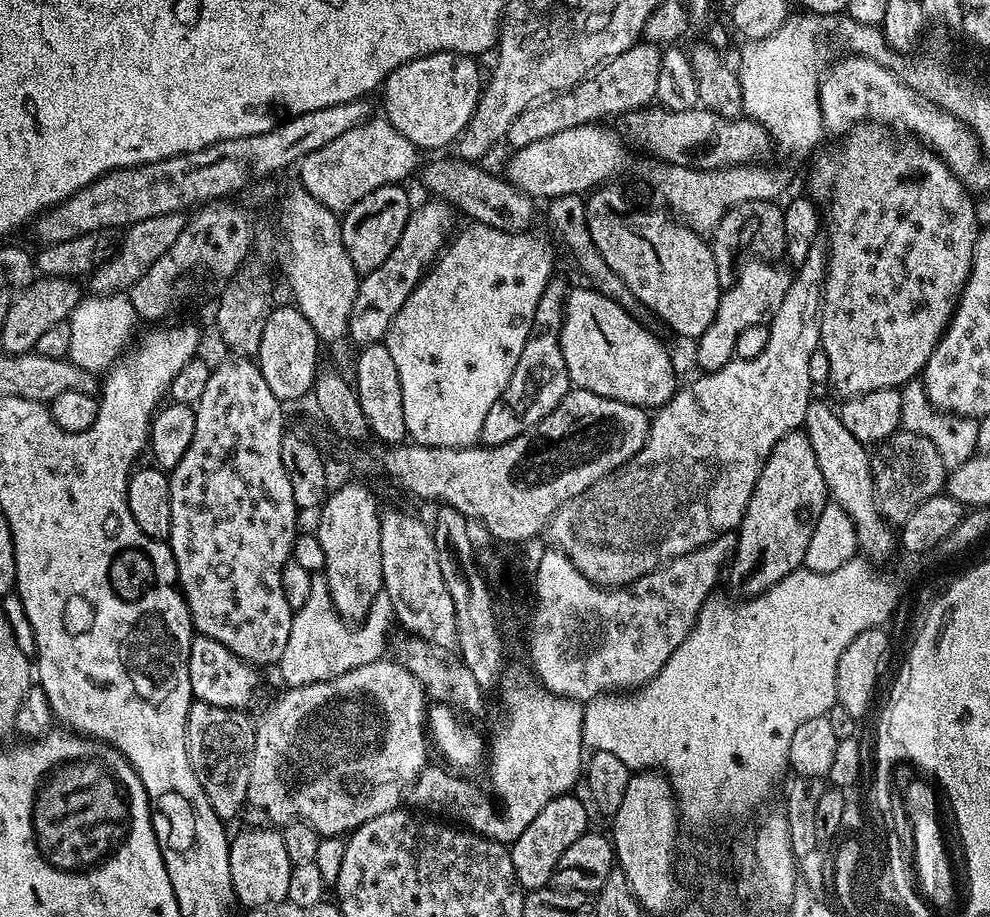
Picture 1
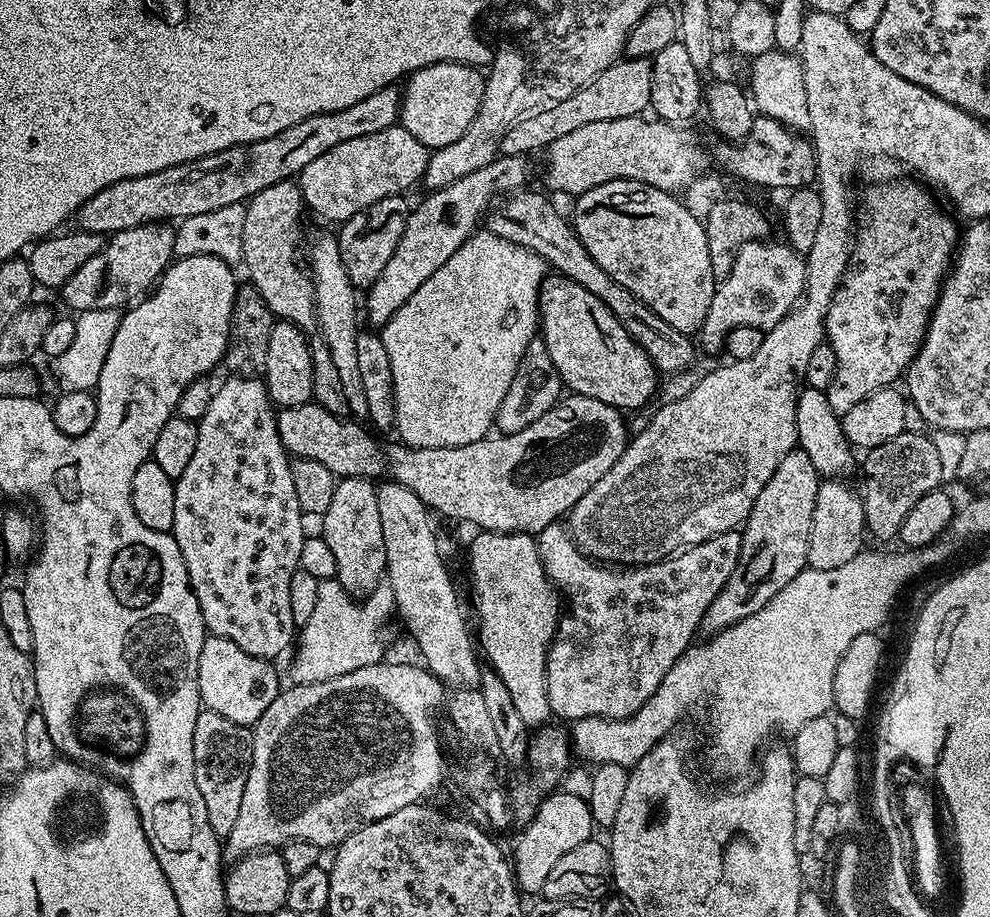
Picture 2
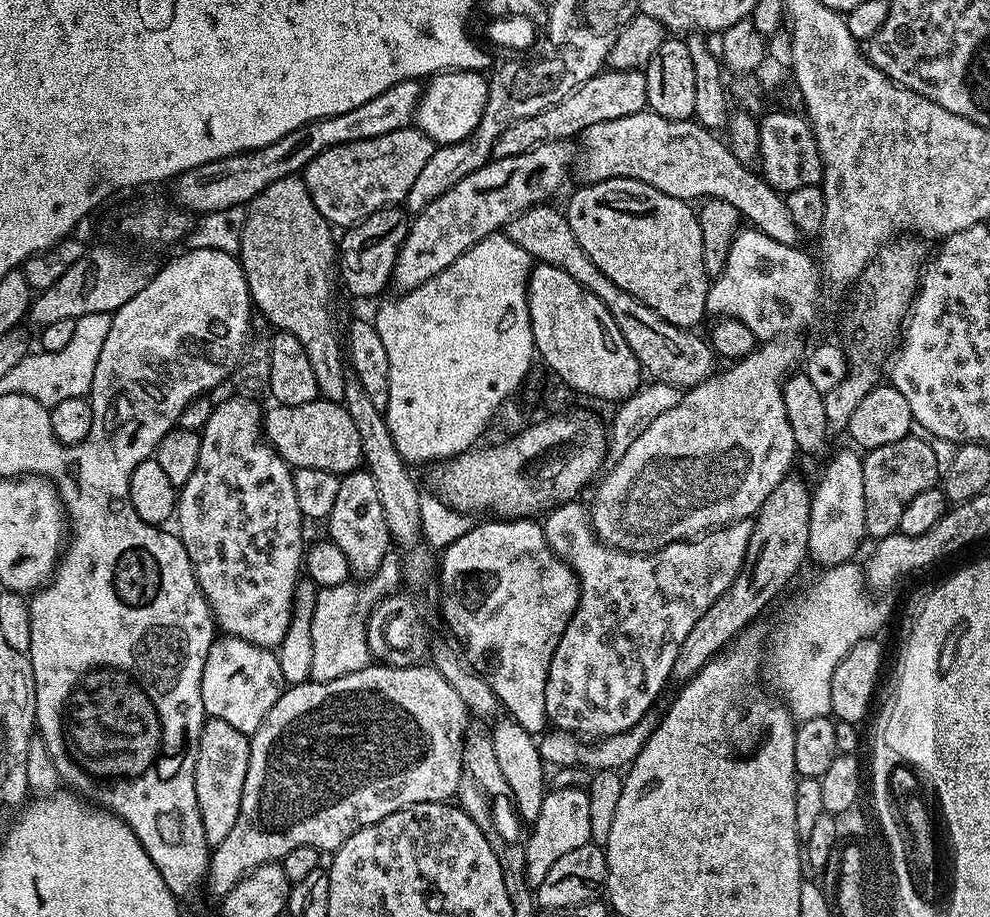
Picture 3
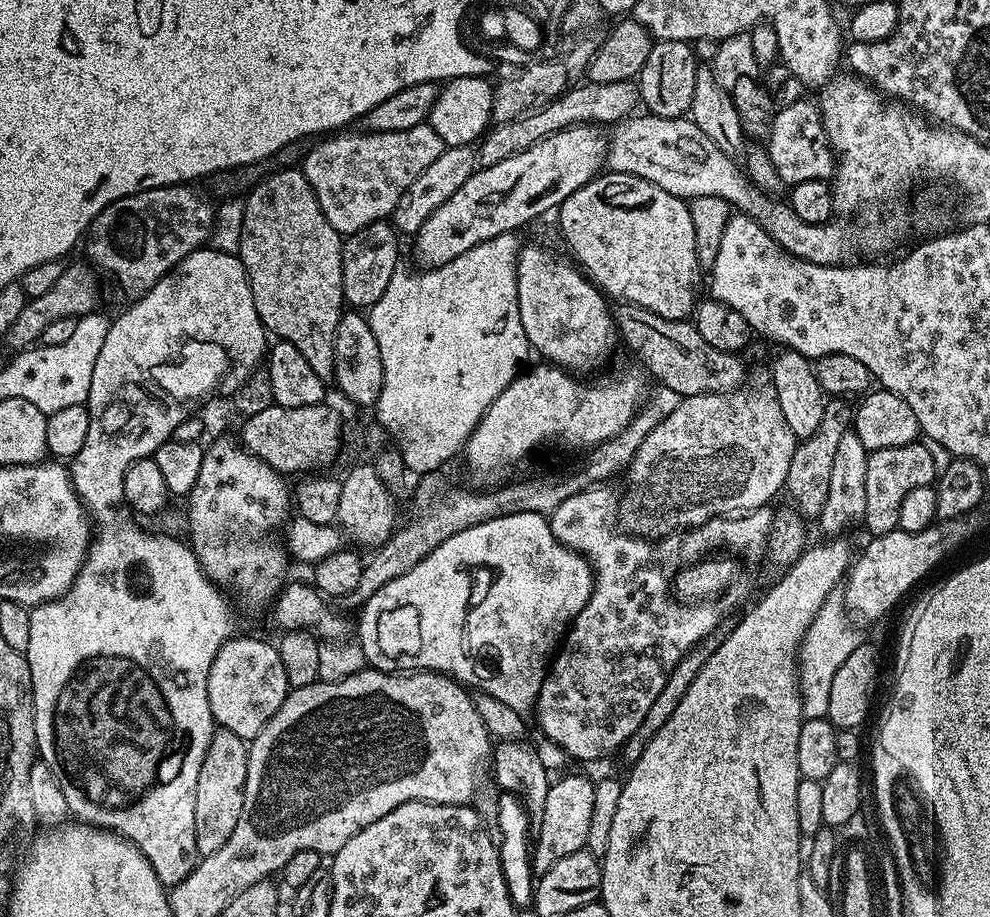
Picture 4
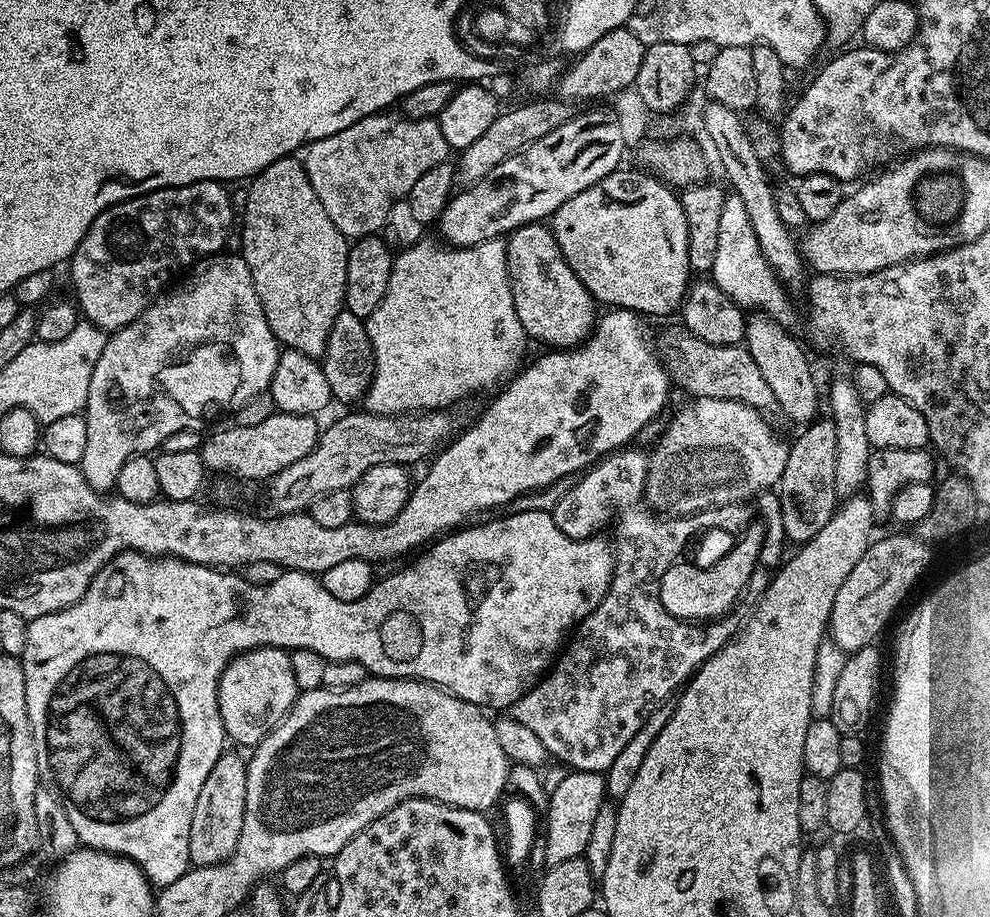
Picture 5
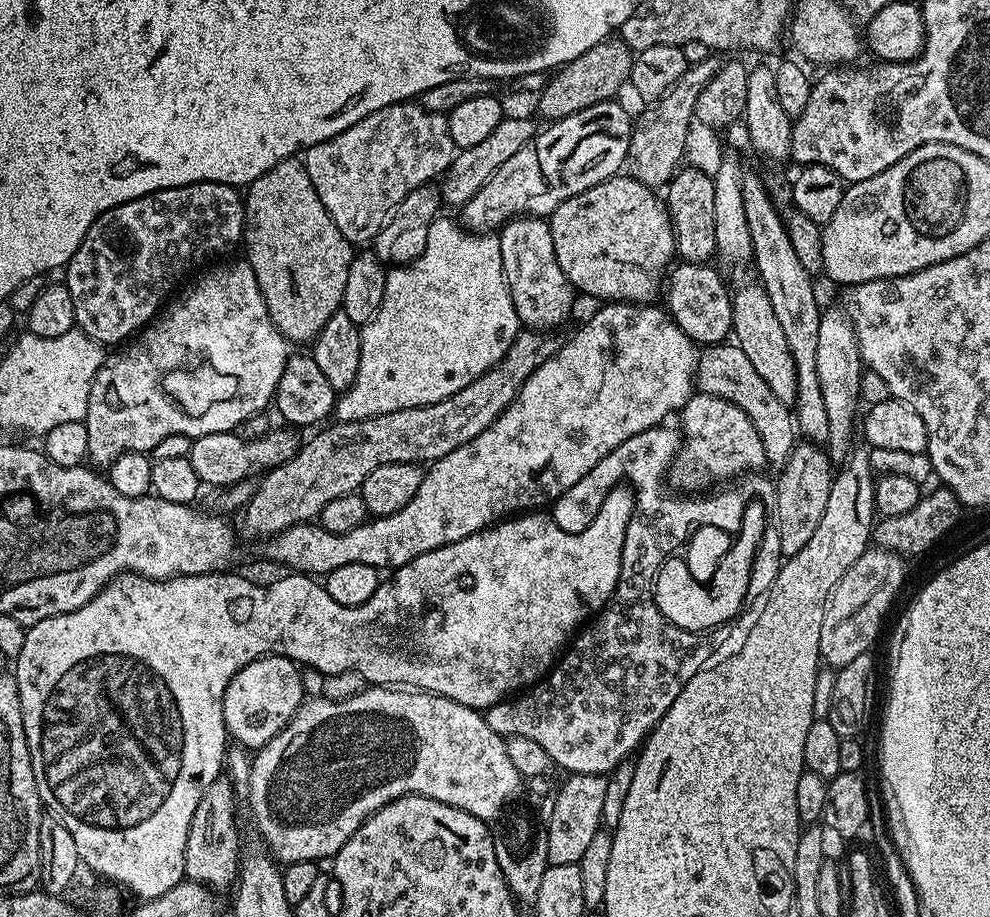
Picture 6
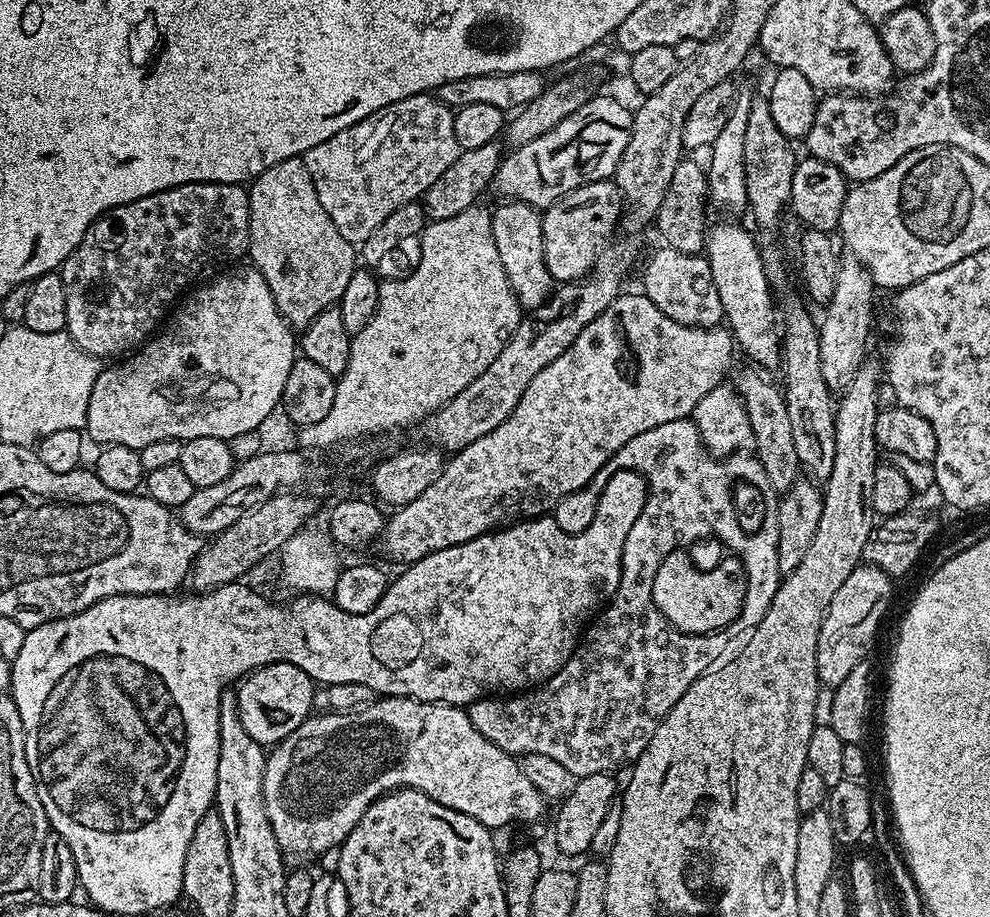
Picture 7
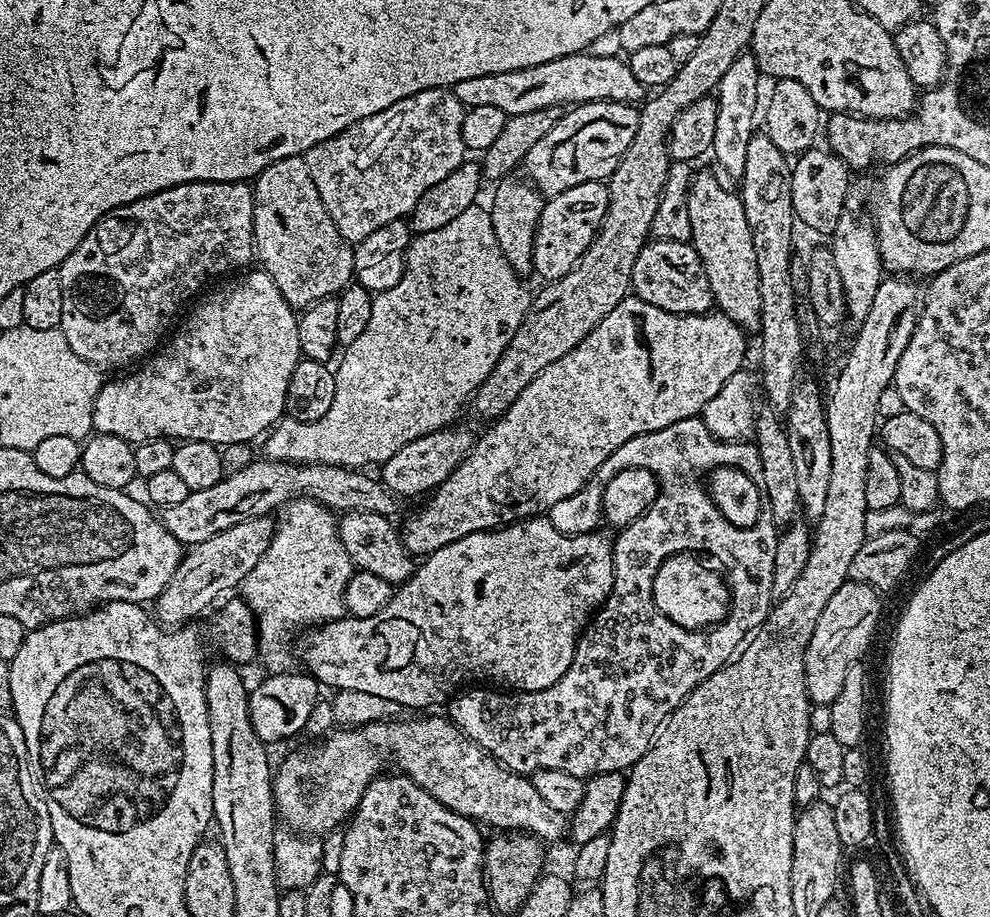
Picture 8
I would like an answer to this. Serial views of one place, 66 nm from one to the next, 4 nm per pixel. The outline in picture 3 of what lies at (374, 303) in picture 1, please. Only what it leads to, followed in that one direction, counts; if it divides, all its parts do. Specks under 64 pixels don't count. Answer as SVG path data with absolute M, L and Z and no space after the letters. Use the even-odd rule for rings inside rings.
M551 140L549 144L540 144L514 158L493 158L474 170L474 174L466 174L466 178L442 194L442 198L436 198L430 206L415 213L398 250L391 283L397 284L401 293L422 286L422 282L446 270L450 262L466 254L466 250L482 242L482 238L507 229L508 223L527 208L551 201L551 196L563 186L568 172L570 176L573 164L573 141Z

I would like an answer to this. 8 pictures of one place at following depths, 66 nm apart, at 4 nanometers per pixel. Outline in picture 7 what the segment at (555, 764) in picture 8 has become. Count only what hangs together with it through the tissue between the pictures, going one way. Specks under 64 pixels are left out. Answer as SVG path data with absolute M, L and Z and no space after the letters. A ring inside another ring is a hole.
M692 438L692 452L676 452L676 466L684 466L684 476L682 476L682 468L666 468L664 472L660 470L660 484L654 484L654 494L648 494L646 498L646 506L642 506L642 514L638 514L638 522L634 522L634 526L630 526L630 534L626 534L626 542L624 543L624 553L622 554L622 562L620 563L620 581L616 587L616 592L608 601L606 607L585 627L574 651L572 657L564 663L564 667L560 668L552 675L551 678L544 681L543 684L531 689L525 690L519 694L508 694L503 698L485 698L483 700L475 700L473 704L467 705L466 711L470 722L474 722L474 726L482 734L482 738L486 738L490 742L494 742L494 746L498 746L503 752L508 752L511 756L523 758L525 756L545 756L546 758L554 758L554 762L566 766L566 770L570 770L570 774L574 774L578 778L581 776L589 776L590 774L598 774L599 772L615 773L616 768L631 765L642 754L642 750L646 750L646 746L650 742L650 738L654 738L654 730L658 730L658 726L662 722L662 718L666 718L666 714L670 714L670 710L674 706L674 702L678 702L678 698L682 698L682 694L686 694L686 690L690 690L690 686L701 674L709 671L713 666L719 665L721 661L729 655L728 647L735 642L736 632L747 633L749 630L758 626L758 622L762 622L762 618L766 614L766 610L770 610L770 602L774 602L774 594L778 590L782 574L778 570L778 518L776 517L777 505L771 504L771 500L777 499L778 493L774 490L774 486L770 486L770 478L766 478L766 470L762 470L762 462L754 454L733 454L723 460L712 455L705 448L702 438ZM737 482L747 482L758 486L762 490L762 498L765 503L762 508L762 519L760 527L755 529L751 534L741 528L740 520L736 516L736 505L734 503L734 485ZM708 537L716 537L723 543L723 547L728 550L738 550L734 548L748 548L748 556L746 555L746 567L748 575L748 589L746 590L744 608L740 612L740 616L733 621L731 630L723 630L713 632L711 635L692 635L690 633L680 632L675 628L659 612L658 606L654 604L651 596L651 586L654 585L654 576L658 571L658 566L671 551L680 549L684 550L695 543L698 539L706 539Z

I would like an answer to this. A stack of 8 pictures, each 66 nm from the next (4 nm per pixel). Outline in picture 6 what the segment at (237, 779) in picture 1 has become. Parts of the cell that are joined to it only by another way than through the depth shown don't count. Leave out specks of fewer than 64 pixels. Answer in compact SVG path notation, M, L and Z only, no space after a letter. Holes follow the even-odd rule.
M217 778L202 794L198 810L194 810L194 818L190 818L184 875L193 884L203 884L213 890L231 889L237 879L242 843L240 844L240 828L236 825L236 800L232 797L232 792L234 793L234 785L231 780Z

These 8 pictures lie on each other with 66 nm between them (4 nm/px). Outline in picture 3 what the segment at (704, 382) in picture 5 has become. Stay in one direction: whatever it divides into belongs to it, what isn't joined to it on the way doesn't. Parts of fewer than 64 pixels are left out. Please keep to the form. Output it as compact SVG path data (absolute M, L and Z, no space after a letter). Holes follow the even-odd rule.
M551 203L536 204L532 208L527 208L522 215L516 216L508 223L506 234L510 242L522 246L526 254L531 256L533 261L550 266L558 266L574 278L590 294L594 294L610 310L614 322L618 322L618 330L622 330L622 338L626 338L626 346L634 350L634 358L638 358L641 369L645 373L649 372L652 380L661 380L670 386L681 390L687 390L698 386L703 380L707 380L713 375L712 360L714 353L711 343L700 336L695 336L695 331L687 328L679 328L666 318L662 318L650 306L646 306L638 298L626 294L594 262L590 262L590 254L578 246L578 238L574 238L574 230L570 230L570 222L563 211L551 208Z

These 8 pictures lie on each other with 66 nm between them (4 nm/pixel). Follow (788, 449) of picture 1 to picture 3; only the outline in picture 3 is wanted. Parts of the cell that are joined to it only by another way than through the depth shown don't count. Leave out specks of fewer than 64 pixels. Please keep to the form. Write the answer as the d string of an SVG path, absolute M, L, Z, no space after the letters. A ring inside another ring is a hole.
M796 474L785 476L784 480L774 486L766 502L762 502L760 511L752 520L750 546L746 550L744 565L734 582L728 587L728 593L694 622L694 630L686 634L678 658L674 658L671 679L683 686L706 666L719 652L724 651L752 620L792 579L796 571L809 559L808 543L810 542L810 506L812 493L809 486L803 484Z

